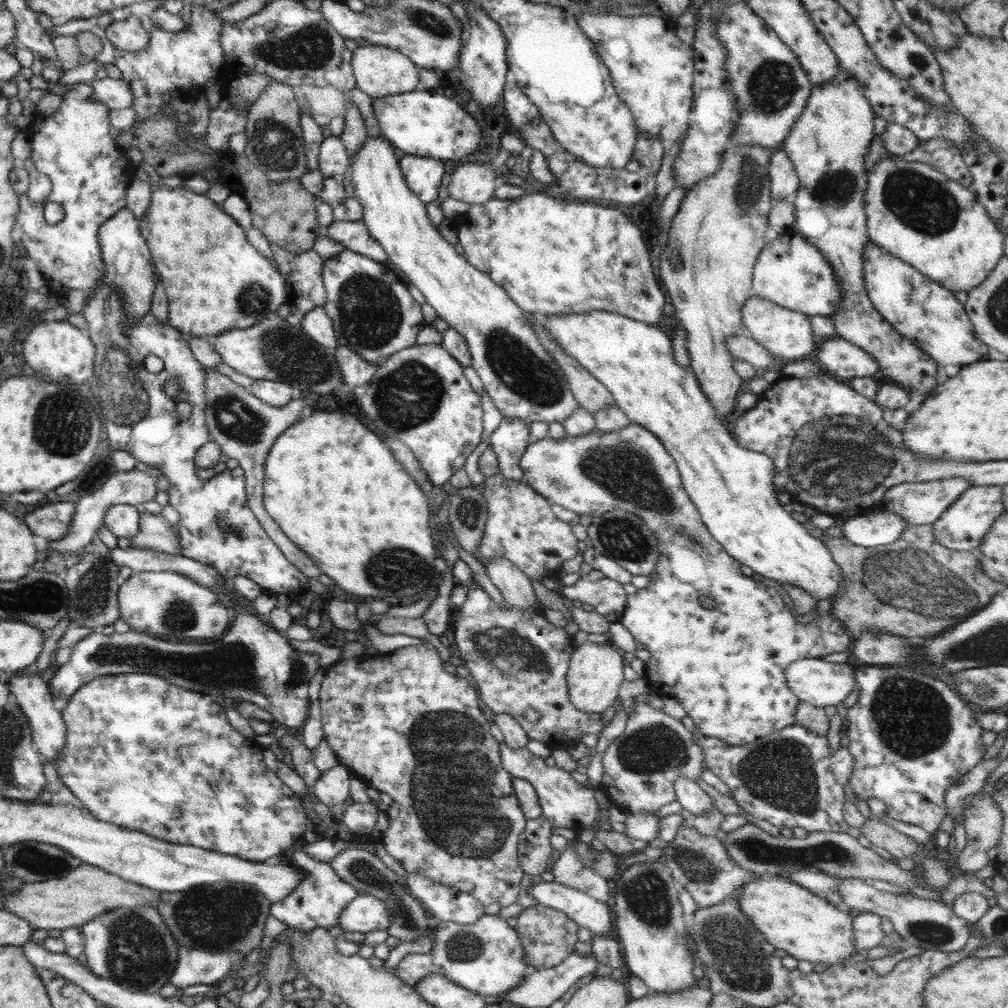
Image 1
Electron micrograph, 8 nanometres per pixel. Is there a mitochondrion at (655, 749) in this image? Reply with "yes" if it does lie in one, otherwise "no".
yes

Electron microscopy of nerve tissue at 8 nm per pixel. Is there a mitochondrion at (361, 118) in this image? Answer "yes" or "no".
no

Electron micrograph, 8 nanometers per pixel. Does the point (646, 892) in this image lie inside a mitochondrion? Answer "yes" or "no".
yes

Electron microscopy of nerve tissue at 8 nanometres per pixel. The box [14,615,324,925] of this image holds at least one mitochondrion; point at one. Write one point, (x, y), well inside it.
(148, 658)

